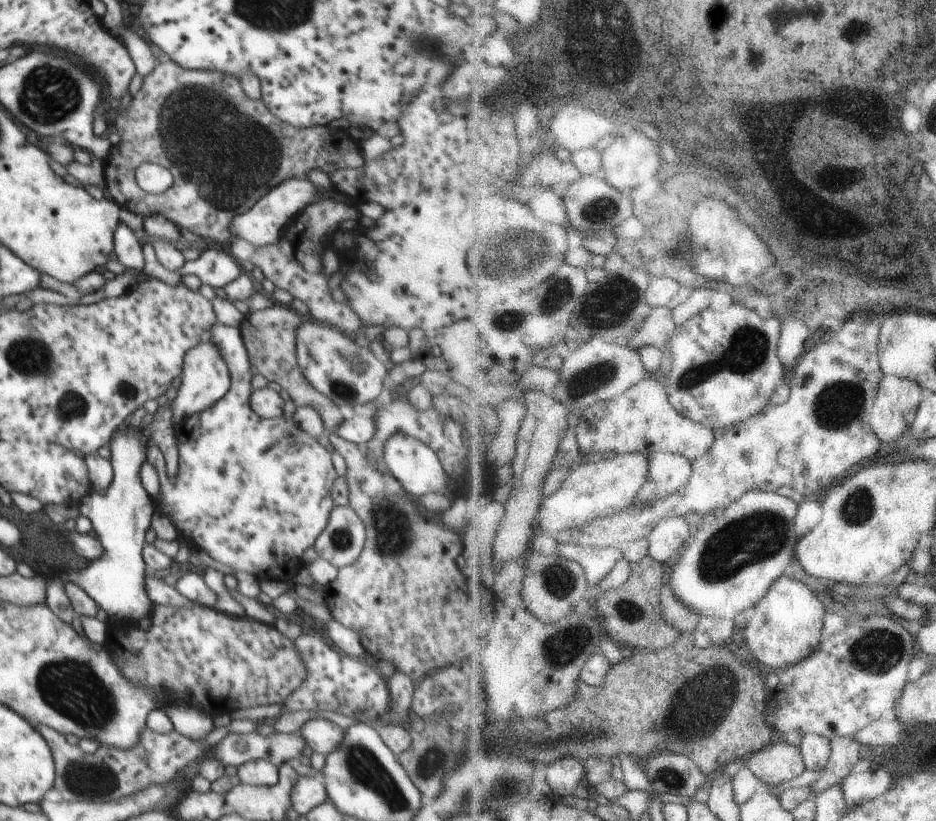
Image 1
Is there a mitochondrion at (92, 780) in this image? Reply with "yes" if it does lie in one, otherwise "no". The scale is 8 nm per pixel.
yes

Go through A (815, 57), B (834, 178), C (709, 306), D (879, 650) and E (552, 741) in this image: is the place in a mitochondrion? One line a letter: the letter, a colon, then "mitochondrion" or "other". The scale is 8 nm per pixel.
A: other
B: other
C: other
D: mitochondrion
E: mitochondrion

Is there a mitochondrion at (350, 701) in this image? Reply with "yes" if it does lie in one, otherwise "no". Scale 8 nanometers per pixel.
no

